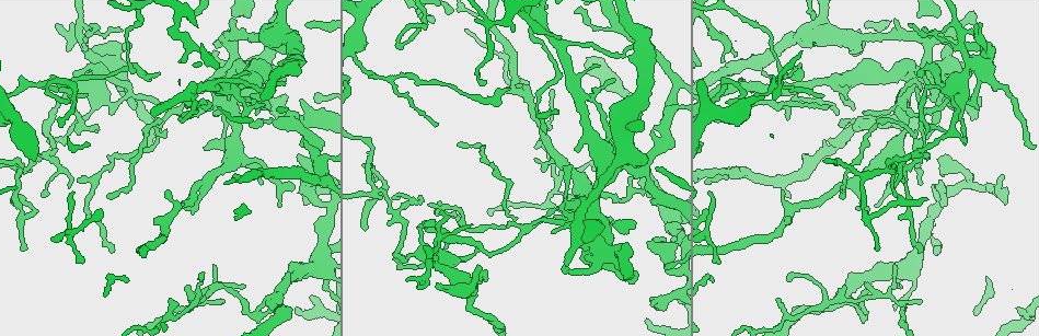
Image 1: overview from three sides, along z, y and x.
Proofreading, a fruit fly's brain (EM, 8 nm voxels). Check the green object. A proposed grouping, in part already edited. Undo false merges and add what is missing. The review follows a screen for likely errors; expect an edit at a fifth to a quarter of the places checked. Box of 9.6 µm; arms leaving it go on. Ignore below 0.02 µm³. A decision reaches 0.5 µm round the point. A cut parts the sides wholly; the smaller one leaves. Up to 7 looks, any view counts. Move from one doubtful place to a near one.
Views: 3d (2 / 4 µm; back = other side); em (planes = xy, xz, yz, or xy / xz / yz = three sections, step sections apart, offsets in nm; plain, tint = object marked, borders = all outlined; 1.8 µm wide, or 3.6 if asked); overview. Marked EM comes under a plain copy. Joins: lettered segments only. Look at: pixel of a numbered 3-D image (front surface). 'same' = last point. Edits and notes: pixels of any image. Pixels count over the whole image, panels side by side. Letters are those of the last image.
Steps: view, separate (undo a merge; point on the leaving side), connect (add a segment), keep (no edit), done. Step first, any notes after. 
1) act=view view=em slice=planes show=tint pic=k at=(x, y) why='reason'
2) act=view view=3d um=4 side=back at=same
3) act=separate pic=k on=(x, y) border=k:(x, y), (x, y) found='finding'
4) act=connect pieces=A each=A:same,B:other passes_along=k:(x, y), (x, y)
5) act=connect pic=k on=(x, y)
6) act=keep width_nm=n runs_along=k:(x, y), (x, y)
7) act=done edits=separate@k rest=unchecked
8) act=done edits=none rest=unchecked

act=view view=em um=3.6 slice=xz step=8 show=borders pic=1 at=(646, 318) why='branch stops here'

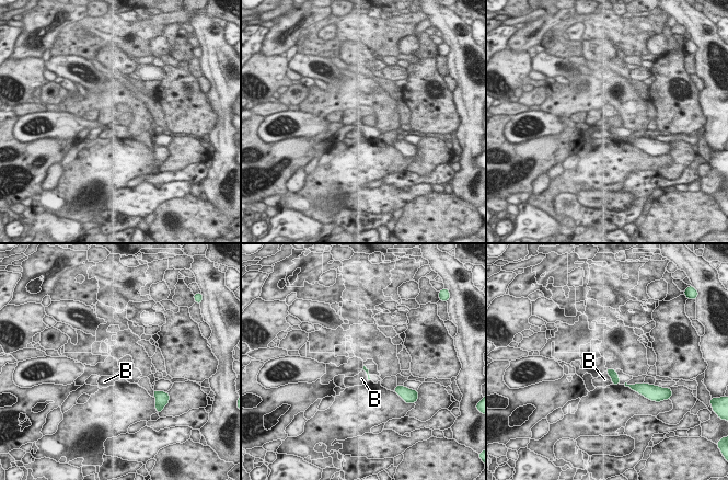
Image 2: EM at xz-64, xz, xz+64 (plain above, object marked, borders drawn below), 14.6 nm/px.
act=view view=em um=3.6 slice=planes show=borders at=same why='cut it another way'

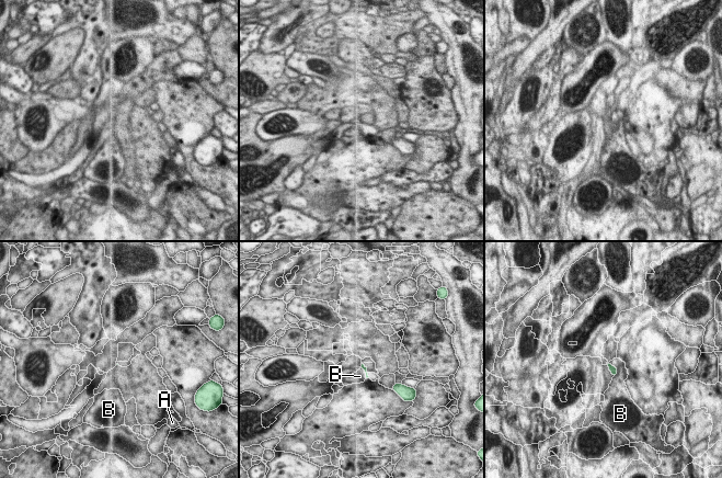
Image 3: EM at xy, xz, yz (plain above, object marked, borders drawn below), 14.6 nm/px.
act=keep each=A:other,B:other border=3:(608, 363), (616, 368), (615, 376) found='no lettered segment goes on from it'

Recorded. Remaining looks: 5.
act=view view=em slice=xz step=16 show=borders pic=1 at=(938, 181) why='an open end'

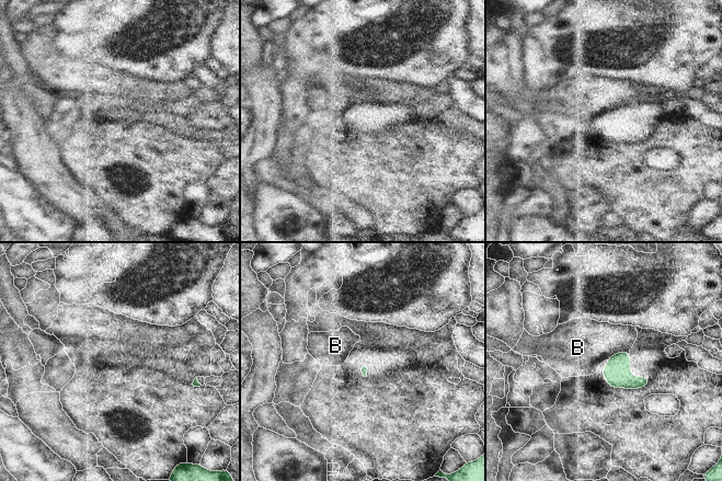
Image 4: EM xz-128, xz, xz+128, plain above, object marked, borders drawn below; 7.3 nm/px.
act=keep each=B:other border=4:(629, 351), (615, 353), (607, 359) found='no lettered segment goes on from it'

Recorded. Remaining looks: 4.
act=view view=3d um=2 pic=1 at=(307, 140) why='branch stops here'

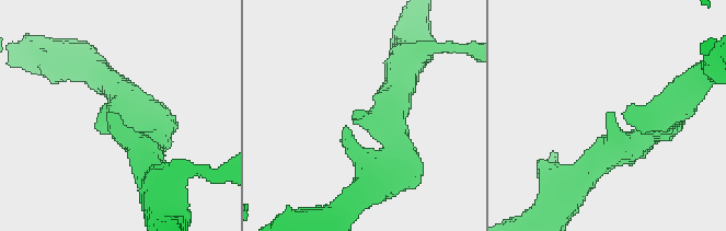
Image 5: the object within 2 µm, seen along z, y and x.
act=view view=em um=3.6 slice=planes show=borders pic=5 at=(116, 114) arm_widths_nm=260,280

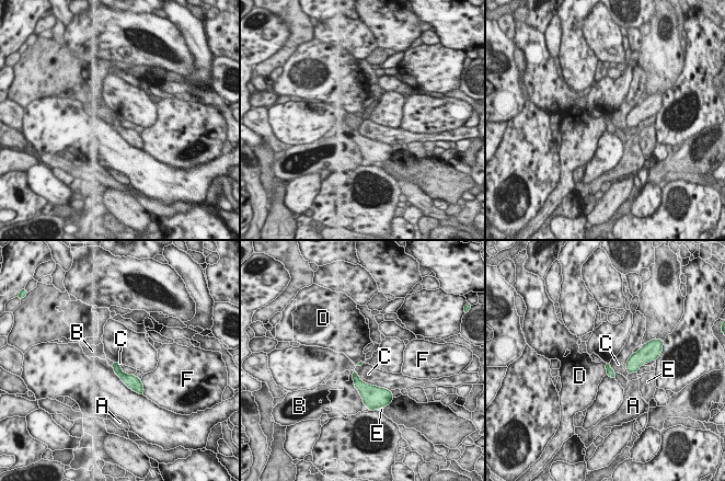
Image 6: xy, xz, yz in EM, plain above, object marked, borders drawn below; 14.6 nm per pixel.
act=keep each=A:other,B:other,C:other,D:other,E:other,F:other found='none of them fits'

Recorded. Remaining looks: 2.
act=done edits=none rest=unchecked

